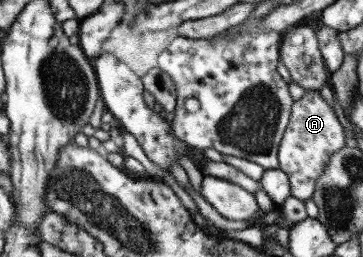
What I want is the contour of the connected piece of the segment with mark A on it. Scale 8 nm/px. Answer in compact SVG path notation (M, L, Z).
M306 90L305 94L291 105L291 112L281 140L277 146L277 168L286 174L290 195L298 200L310 199L316 178L325 169L330 155L344 146L346 137L340 115L326 105L318 90Z

